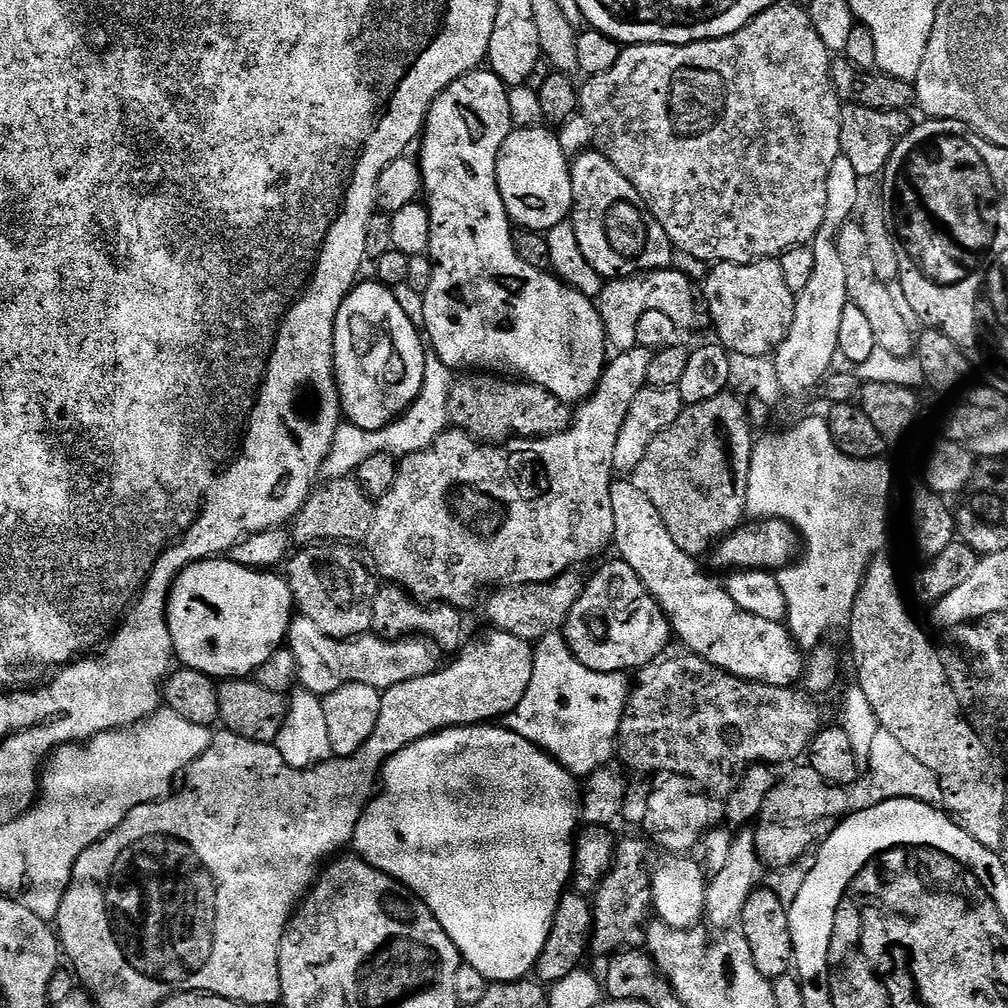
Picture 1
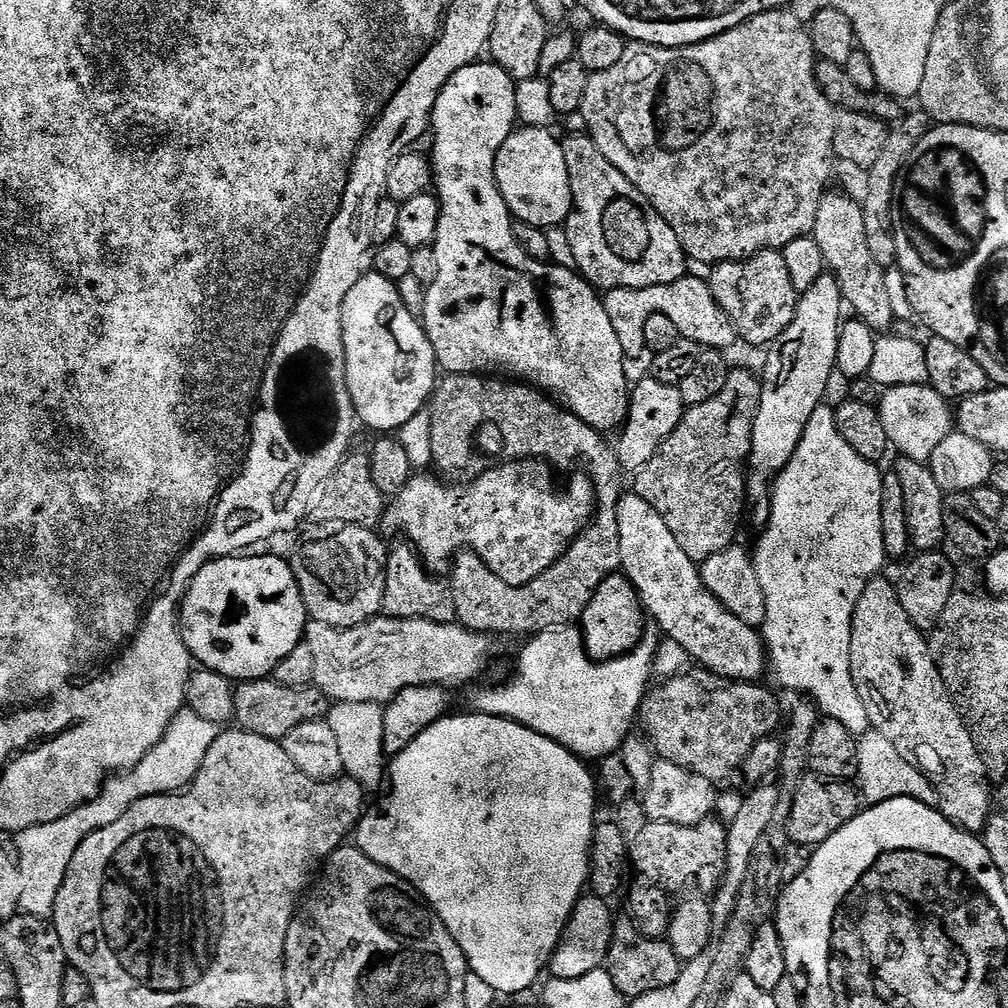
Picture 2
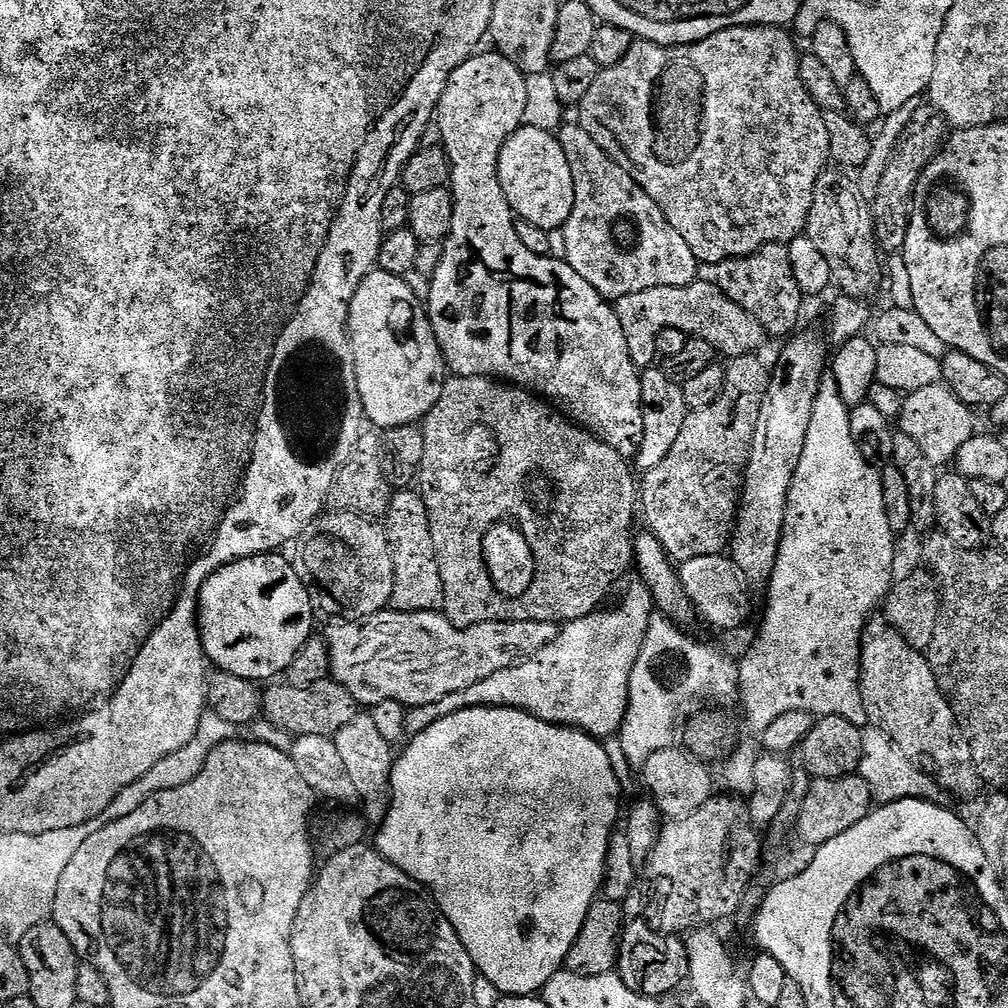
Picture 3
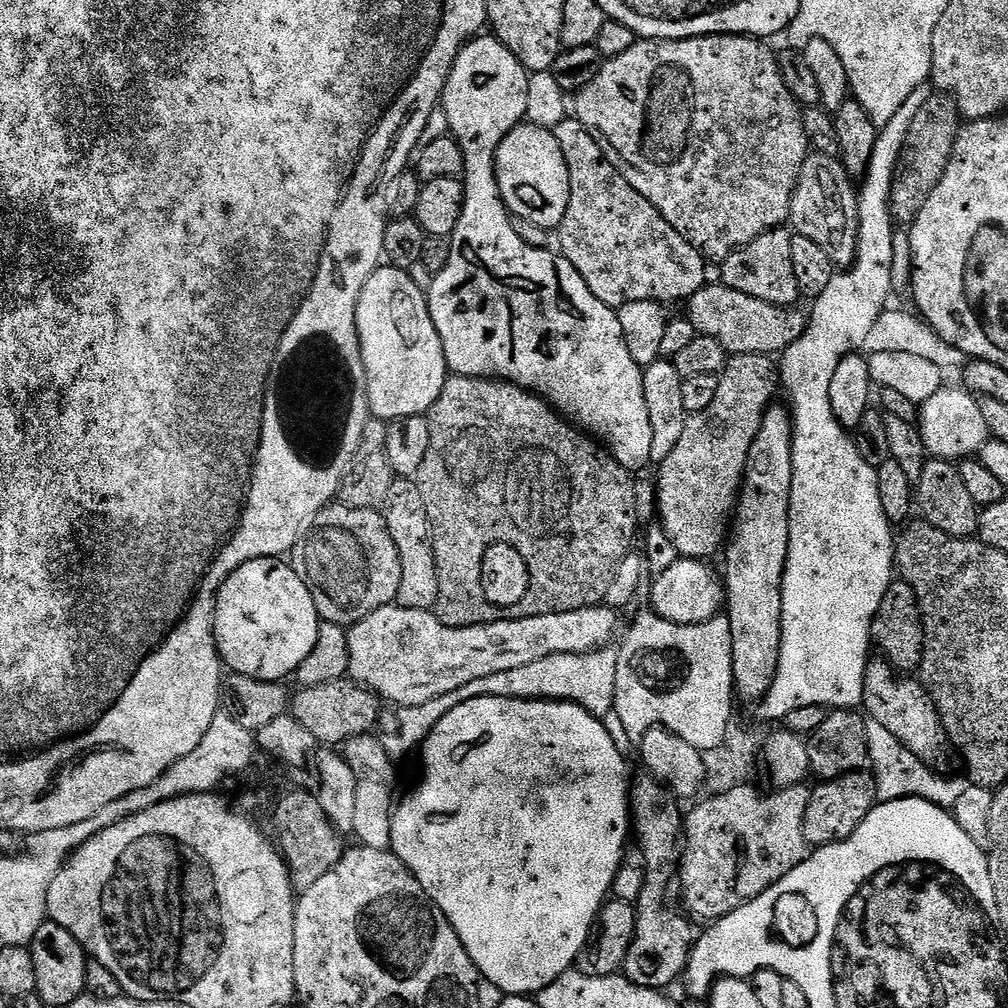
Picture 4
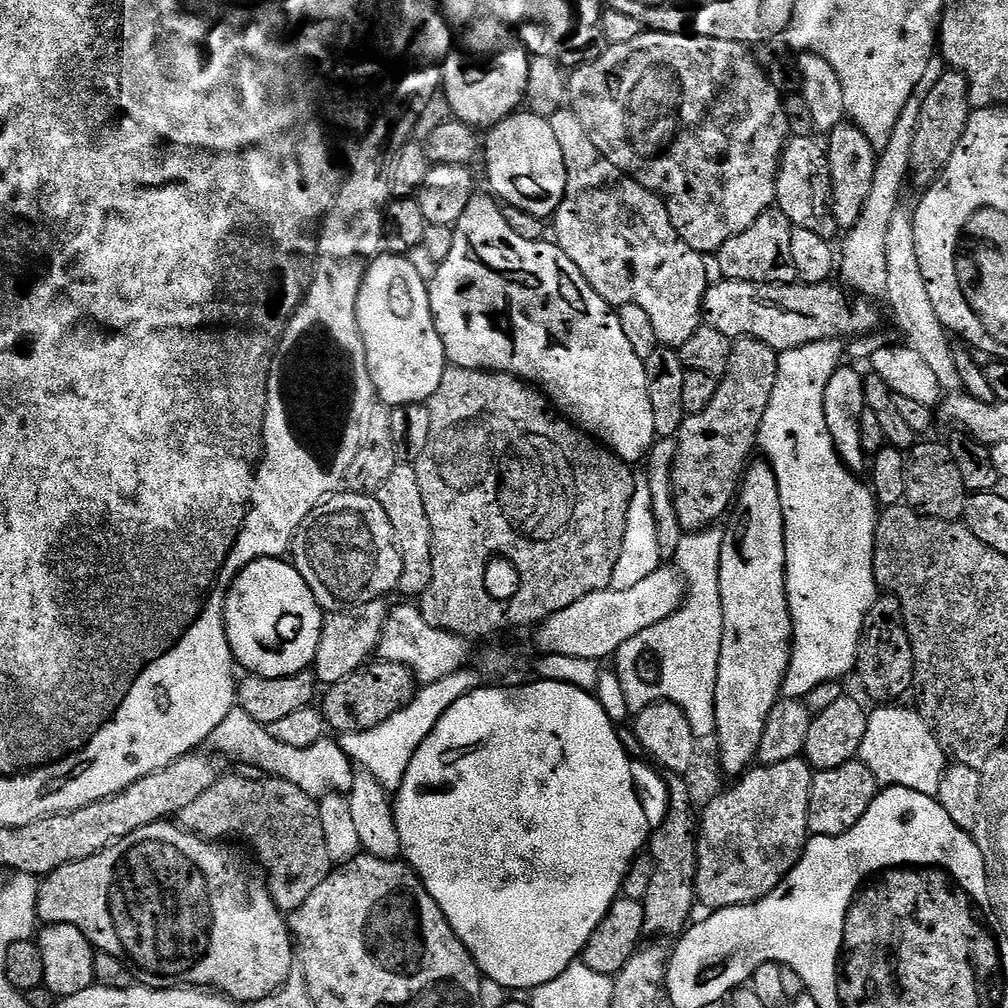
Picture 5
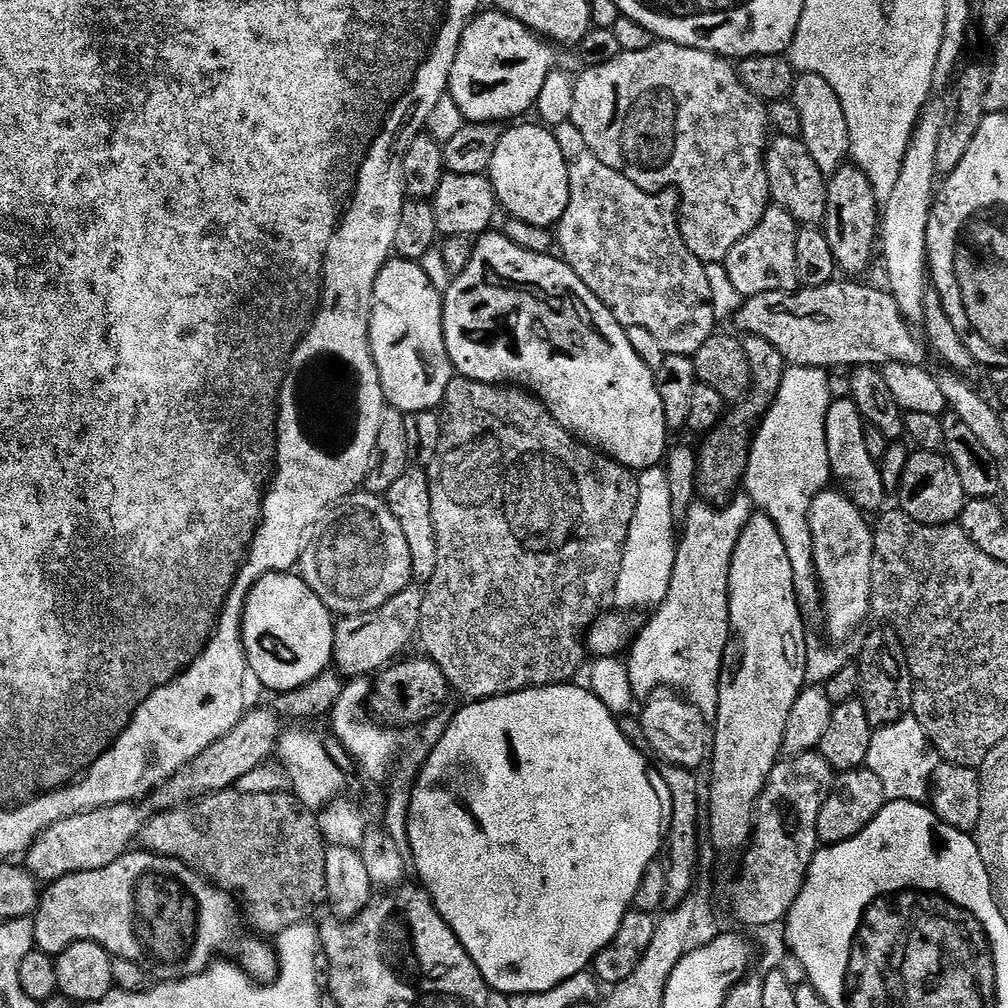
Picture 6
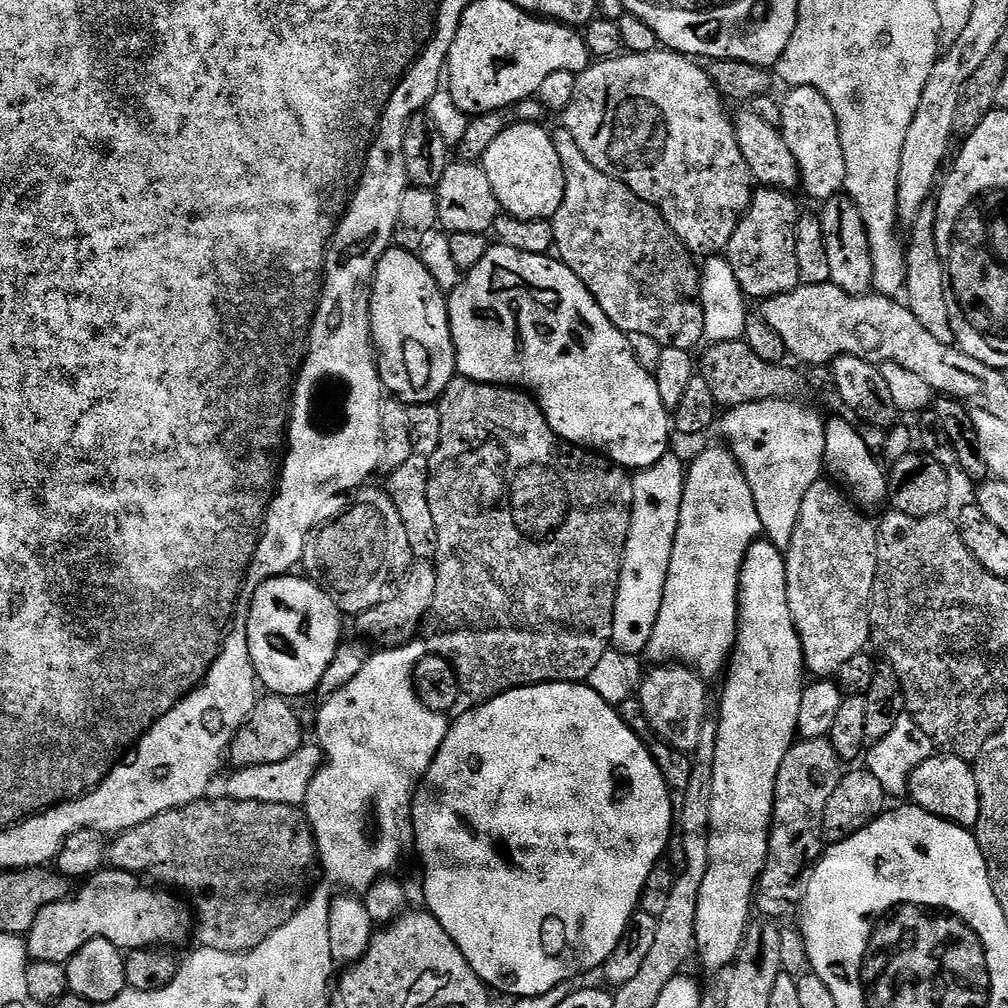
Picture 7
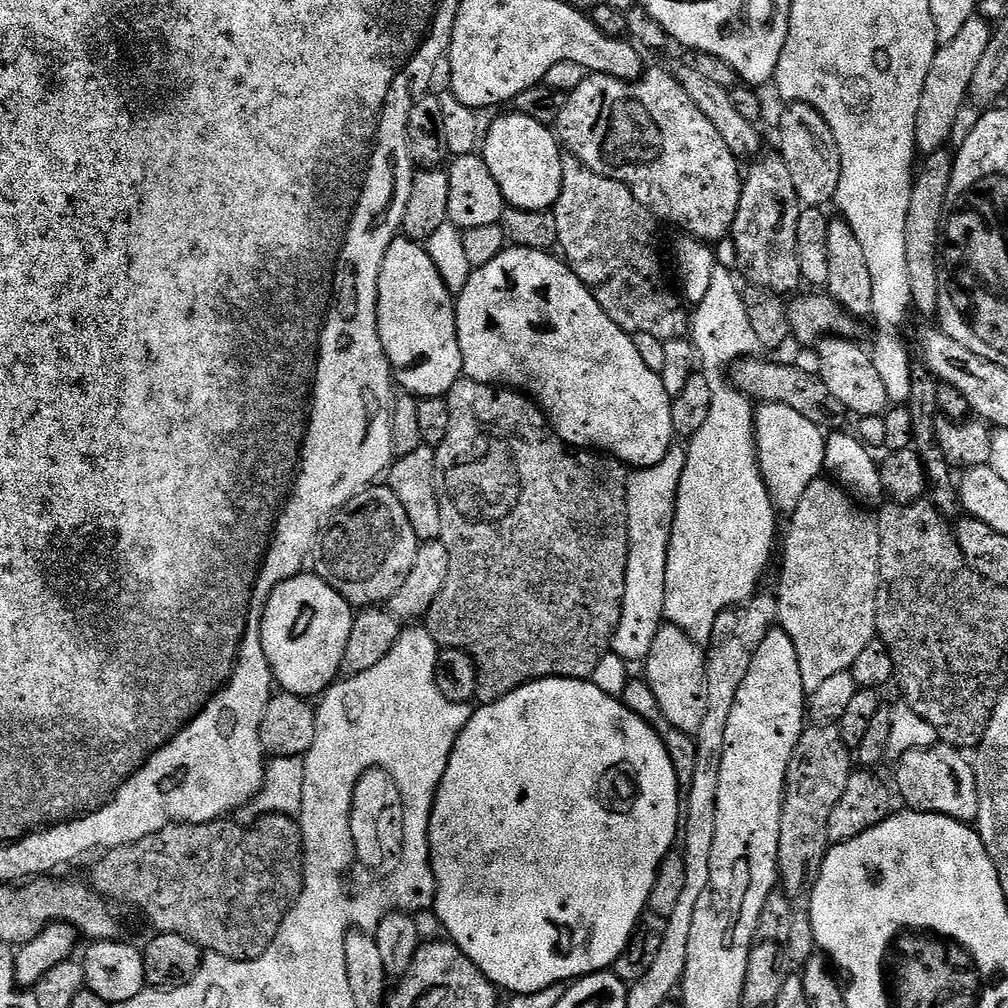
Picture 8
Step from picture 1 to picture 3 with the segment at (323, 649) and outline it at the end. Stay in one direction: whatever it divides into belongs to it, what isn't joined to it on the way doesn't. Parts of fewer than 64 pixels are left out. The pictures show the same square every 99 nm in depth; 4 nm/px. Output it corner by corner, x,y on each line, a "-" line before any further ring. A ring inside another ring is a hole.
391,610
382,611
361,620
341,620
329,624
332,625
329,626
328,632
326,631
326,639
330,656
331,679
335,680
337,684
341,684
356,699
357,705
384,704
387,700
393,700
396,704
406,704
405,706
409,709
438,702
440,698
446,698
450,694
461,692
490,678
490,674
498,674
498,670
506,670
510,666
519,664
521,660
529,660
534,654
538,654
538,650
542,650
542,646
550,646
550,642
554,642
558,631
557,625
550,622
486,622
485,624
475,624
469,628
456,628
440,612
394,612

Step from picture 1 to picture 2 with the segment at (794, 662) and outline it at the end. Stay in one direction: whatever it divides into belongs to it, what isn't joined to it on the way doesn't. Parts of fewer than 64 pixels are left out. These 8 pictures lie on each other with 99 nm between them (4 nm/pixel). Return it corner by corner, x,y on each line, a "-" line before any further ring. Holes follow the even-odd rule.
632,490
625,491
618,502
618,546
620,567
640,595
640,607
667,639
678,642
678,646
686,650
689,661
696,663
697,660
701,669
713,672
715,676
725,676
728,680
756,682
761,679
759,676
763,672
765,675
769,663
763,635
742,622
742,618
727,612
722,602
718,602
718,598
704,588
697,561
692,560
682,546
678,546
674,534
670,534
670,526
662,522
662,514
658,514
658,510
654,510
646,498
636,495

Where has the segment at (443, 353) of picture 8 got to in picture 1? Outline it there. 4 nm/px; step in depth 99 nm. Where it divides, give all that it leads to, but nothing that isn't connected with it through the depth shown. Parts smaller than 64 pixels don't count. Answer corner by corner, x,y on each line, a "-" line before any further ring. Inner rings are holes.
360,282
353,287
338,310
334,326
334,372
340,391
340,407
347,423
362,430
384,428
403,414
418,398
426,370
426,344
417,321
415,324
408,317
393,289
379,282
371,283

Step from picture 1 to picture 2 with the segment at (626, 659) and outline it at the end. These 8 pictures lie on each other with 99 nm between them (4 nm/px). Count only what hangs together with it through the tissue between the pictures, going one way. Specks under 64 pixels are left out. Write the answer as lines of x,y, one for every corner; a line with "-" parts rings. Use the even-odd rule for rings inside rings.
611,576
598,586
594,598
590,598
590,606
586,606
578,621
578,627
584,637
584,648
593,660
615,660
617,656
625,656
635,650
644,636
646,613
640,607
640,595
627,576

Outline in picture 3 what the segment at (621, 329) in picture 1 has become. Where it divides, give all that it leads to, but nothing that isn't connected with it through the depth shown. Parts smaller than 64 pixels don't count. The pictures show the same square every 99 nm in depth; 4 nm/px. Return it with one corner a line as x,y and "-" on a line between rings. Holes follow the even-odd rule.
697,278
686,286
662,286
654,290
642,290
638,294
626,294
615,301
616,317
622,322
622,334
626,334
626,347
636,367
643,370
657,363
656,343
662,330
682,330
685,337
710,342
721,357
750,356
759,353
766,341
764,327
738,302
726,298
715,282
708,284

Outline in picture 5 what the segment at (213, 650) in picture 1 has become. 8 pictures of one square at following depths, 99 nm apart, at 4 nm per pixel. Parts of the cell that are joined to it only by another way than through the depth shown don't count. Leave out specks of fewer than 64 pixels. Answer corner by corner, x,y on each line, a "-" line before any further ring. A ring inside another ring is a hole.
269,558
267,560
253,560
250,566
246,566
241,570
239,576
232,584
232,590
228,593
228,604
224,608
224,621
228,623
228,640
231,642
232,654
236,657
237,665
245,673
261,676
267,680
274,678
289,679
294,676
307,673
309,669
316,663
316,651
320,646
320,635
324,630
324,622
326,613
321,608
319,602
314,598
314,594
310,590
310,586
306,586
306,582
302,578
302,574
296,569
295,563
284,561
284,558

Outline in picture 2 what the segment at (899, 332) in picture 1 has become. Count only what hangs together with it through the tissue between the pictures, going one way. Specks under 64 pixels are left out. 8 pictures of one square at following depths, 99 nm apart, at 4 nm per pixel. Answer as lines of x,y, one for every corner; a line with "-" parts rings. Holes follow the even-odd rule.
828,190
821,195
818,206
818,218
812,226
812,235
816,237
818,246
822,246
822,258
827,271
835,276
843,303
852,307
851,315
860,320
866,326
870,326
877,334
884,334
889,331
895,321
893,307
890,304
889,291
886,290
886,269
874,260
870,254
869,243
866,242
865,219
863,218
863,206
859,199
847,196
844,192
832,192

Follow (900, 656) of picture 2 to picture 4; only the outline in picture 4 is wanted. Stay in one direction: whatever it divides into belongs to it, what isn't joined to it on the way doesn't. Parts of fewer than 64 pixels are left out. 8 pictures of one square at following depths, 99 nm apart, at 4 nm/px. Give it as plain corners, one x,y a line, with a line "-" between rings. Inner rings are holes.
872,658
868,661
868,669
864,675
863,711
871,720
886,726
902,746
906,746
922,762
933,766
940,763
950,753
948,735
944,723
940,721
938,710
930,698
930,694
916,678
905,678
883,658

